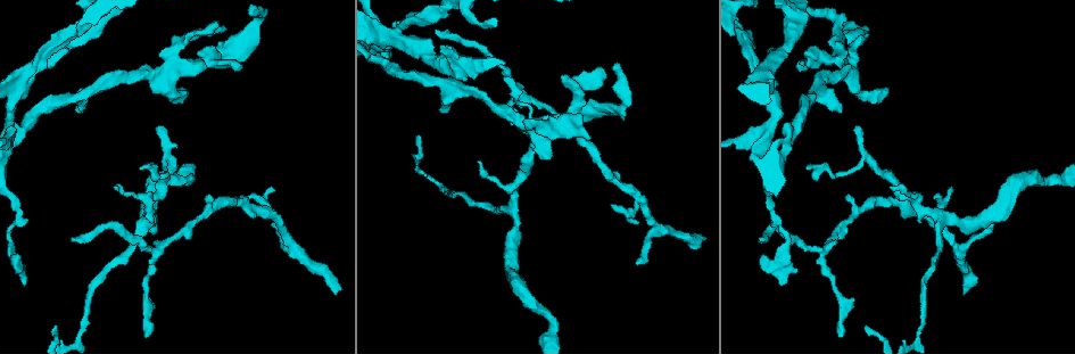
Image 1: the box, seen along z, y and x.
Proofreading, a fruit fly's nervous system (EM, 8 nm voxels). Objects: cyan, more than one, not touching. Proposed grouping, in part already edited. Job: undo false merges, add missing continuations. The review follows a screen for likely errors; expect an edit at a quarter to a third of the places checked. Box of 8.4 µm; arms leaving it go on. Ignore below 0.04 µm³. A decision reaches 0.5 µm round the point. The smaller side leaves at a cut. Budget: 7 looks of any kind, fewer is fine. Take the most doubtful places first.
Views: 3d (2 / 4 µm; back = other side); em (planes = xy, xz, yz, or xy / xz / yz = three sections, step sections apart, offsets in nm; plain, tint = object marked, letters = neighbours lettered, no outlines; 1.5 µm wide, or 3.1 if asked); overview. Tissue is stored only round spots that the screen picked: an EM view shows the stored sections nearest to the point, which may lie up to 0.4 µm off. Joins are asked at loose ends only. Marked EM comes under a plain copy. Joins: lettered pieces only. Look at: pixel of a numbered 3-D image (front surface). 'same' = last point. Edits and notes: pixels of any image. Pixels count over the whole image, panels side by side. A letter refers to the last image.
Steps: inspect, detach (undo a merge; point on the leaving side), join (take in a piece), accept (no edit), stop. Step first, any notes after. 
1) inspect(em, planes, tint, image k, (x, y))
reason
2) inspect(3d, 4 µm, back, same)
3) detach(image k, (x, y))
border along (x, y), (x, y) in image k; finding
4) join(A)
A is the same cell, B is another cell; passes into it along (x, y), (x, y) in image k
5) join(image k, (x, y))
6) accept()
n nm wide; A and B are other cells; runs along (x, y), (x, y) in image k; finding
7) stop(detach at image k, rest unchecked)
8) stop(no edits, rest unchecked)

inspect(em, planes, letters, image 1, (272, 225))
tapers out

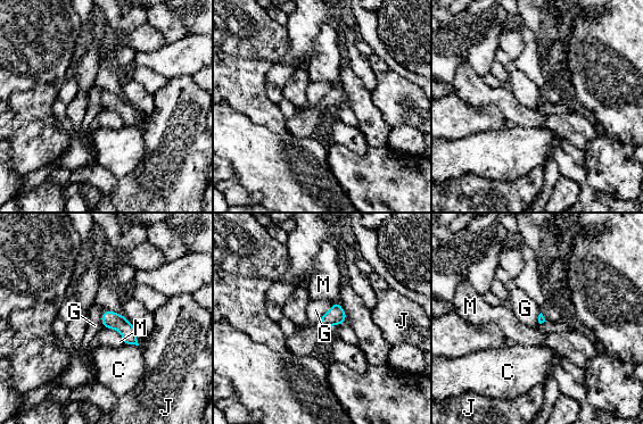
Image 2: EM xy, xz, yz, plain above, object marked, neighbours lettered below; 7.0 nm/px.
accept()
C, G, J and M are other cells; border along (334, 302), (316, 323) in image 2; none of them fits

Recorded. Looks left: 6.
inspect(3d, 2 µm, image 1, (387, 53))
long arm stops here

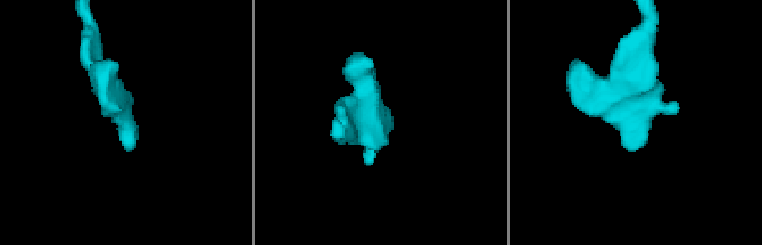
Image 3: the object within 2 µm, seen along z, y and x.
inspect(em, yz, step 4, tint, image 3, (385, 122))

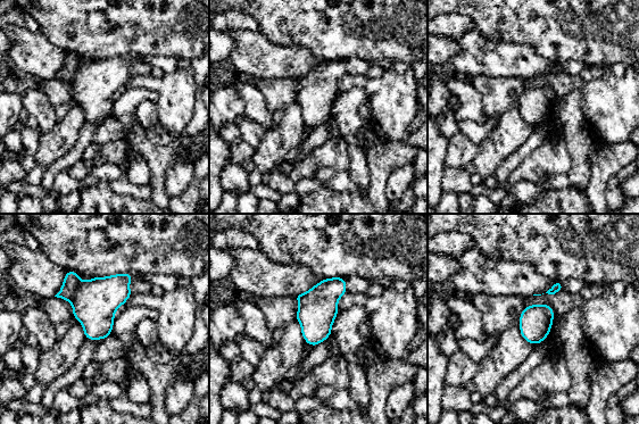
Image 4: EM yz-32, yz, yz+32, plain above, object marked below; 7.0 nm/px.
inspect(em, planes, letters, same)

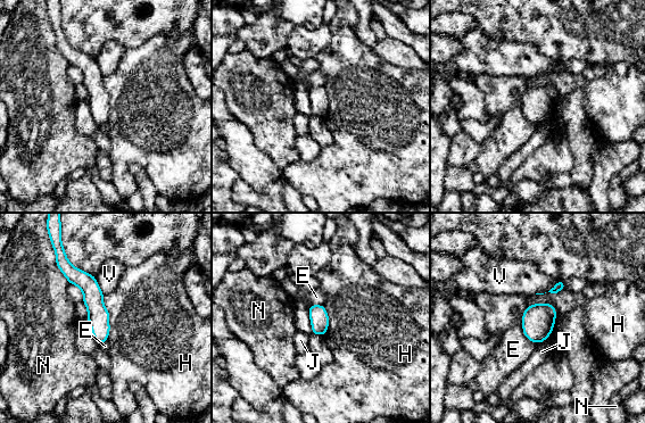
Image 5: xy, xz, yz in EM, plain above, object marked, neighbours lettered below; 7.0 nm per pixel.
accept()
H touches over 280 nm; E, H, J, N and V are other cells; runs along (66, 265), (91, 290), (100, 340) in image 5; no lettered piece goes on from it

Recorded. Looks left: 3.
inspect(em, xy, step 4, tint, image 1, (182, 180))
thin neck

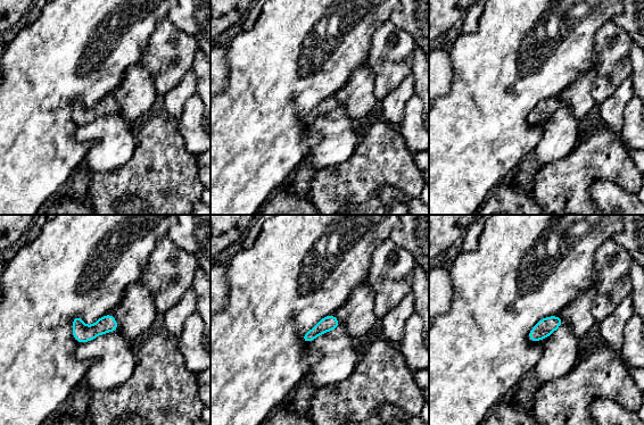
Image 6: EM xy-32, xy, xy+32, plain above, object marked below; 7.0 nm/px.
inspect(em, xy, step 4, letters, same)

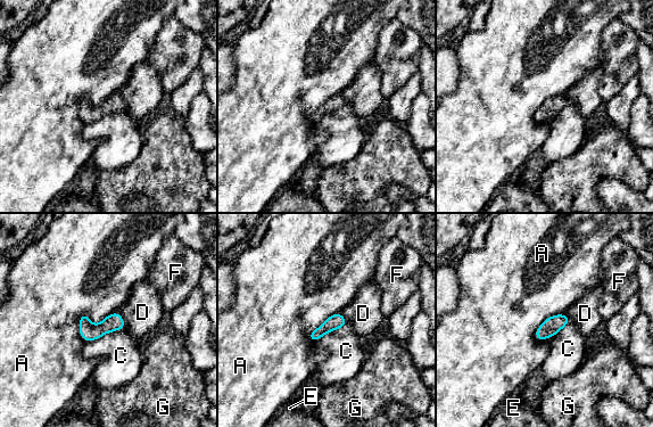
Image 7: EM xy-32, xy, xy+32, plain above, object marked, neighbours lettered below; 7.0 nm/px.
accept()
A, C, D, E, F and G are other cells; border along (116, 311), (82, 314), (80, 336) in image 7; all the same neuron

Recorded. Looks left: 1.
stop(no edits, rest unchecked)

